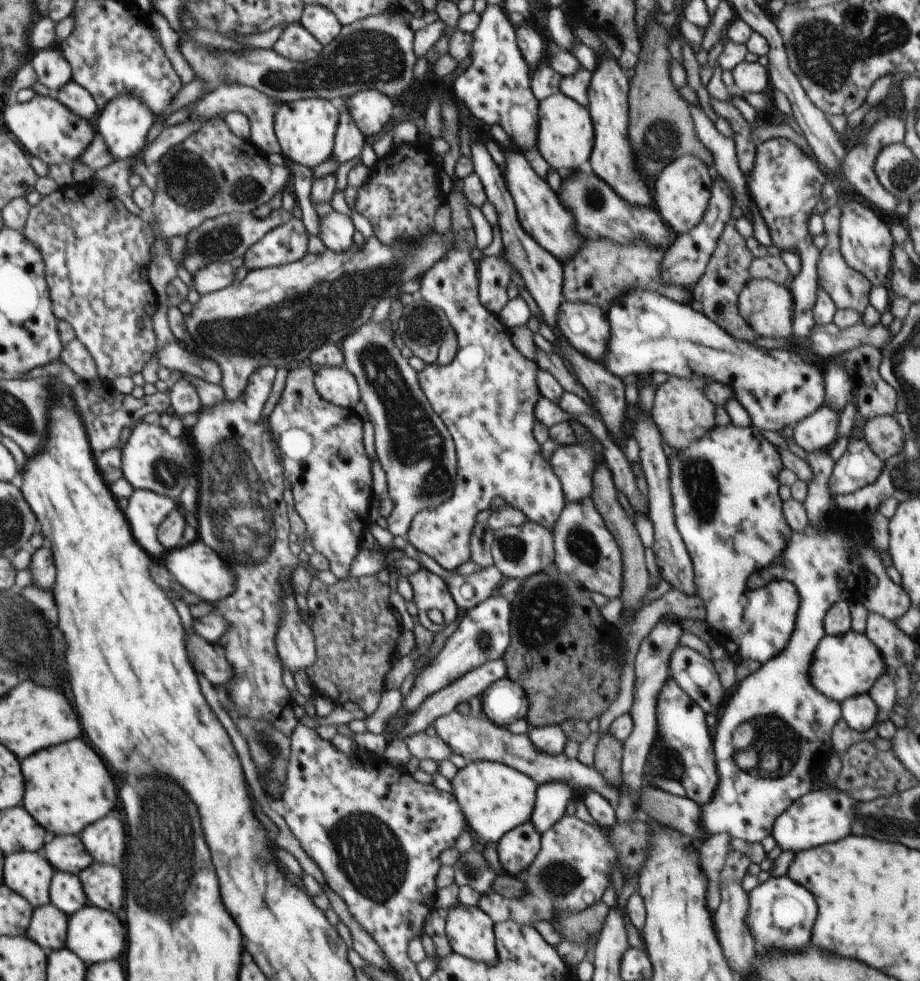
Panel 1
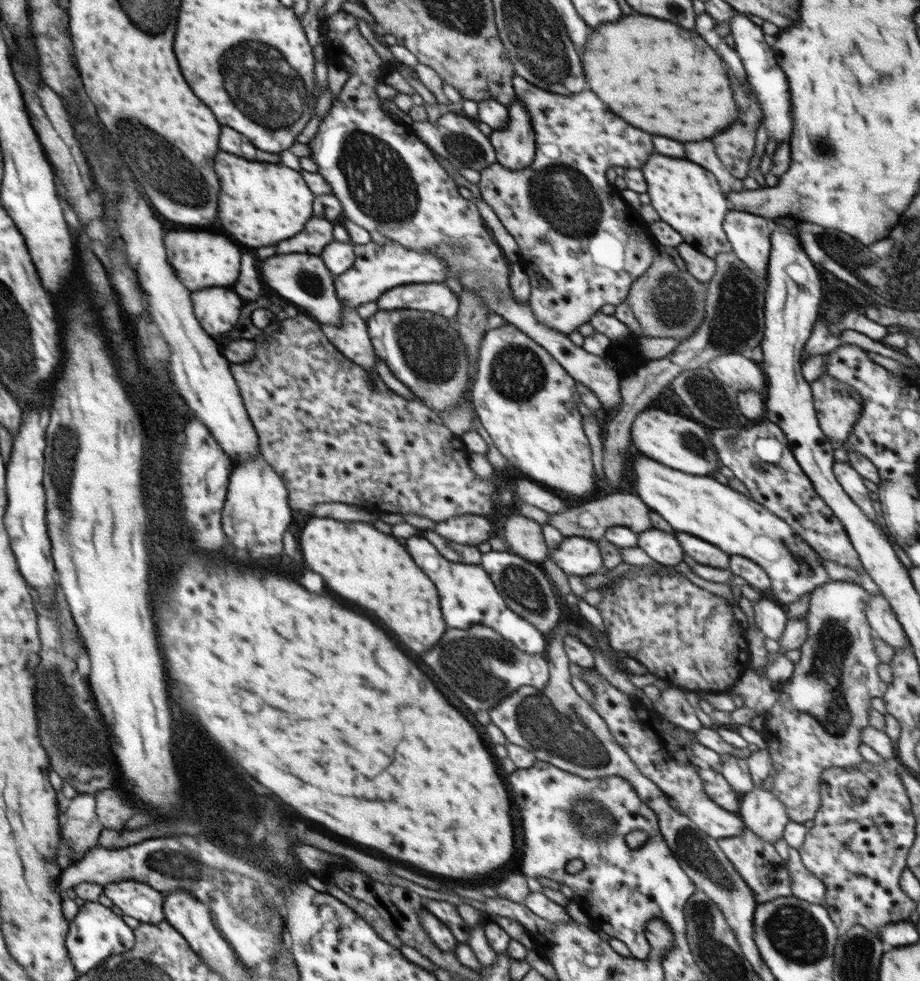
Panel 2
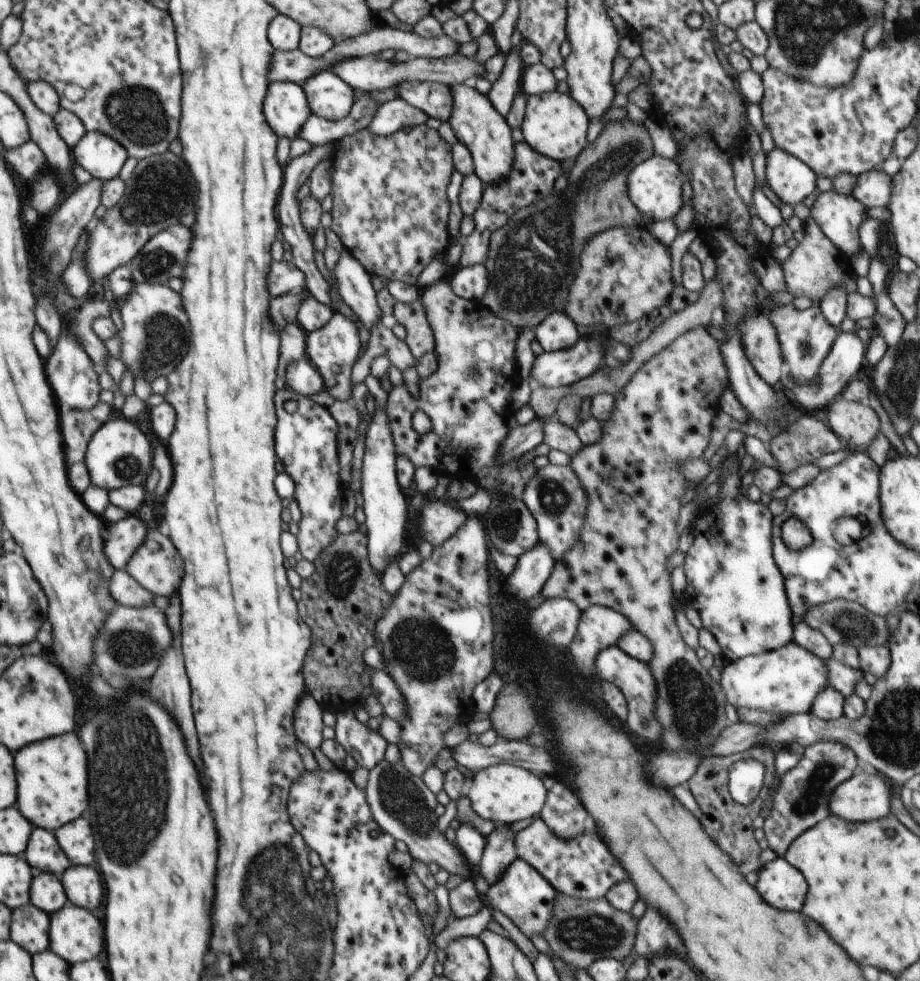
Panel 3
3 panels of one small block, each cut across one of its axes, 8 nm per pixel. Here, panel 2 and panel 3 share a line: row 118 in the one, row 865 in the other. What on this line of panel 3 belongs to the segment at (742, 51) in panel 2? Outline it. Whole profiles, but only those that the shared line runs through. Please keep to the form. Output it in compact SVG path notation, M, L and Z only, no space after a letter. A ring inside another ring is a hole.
M784 857L767 862L758 872L758 894L778 910L800 912L808 889L804 875Z

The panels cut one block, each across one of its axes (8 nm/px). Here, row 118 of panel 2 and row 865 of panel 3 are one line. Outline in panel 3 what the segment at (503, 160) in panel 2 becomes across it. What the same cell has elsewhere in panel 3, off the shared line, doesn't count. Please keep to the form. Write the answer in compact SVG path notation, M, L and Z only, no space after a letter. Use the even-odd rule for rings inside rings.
M520 857L514 859L505 868L500 880L491 884L489 891L481 900L486 906L492 905L503 912L531 940L536 935L543 935L547 922L553 913L553 902L557 890L531 864Z

